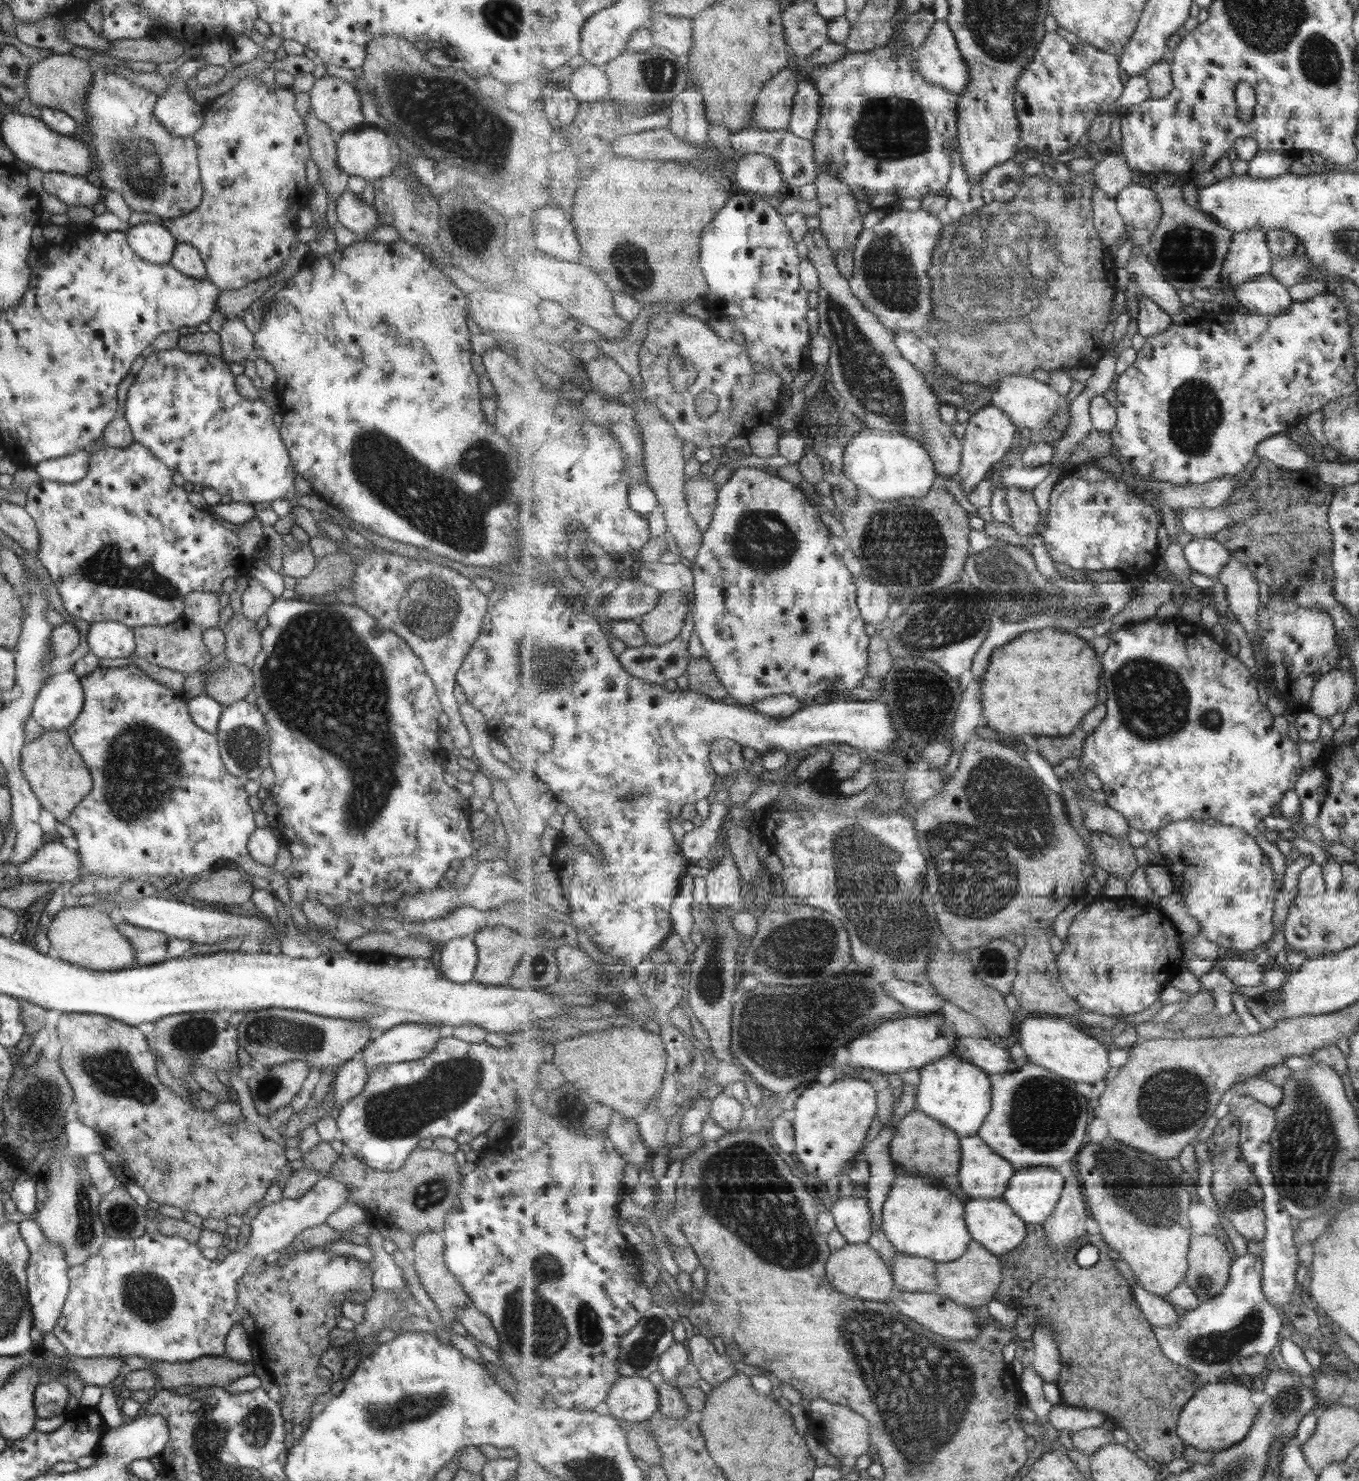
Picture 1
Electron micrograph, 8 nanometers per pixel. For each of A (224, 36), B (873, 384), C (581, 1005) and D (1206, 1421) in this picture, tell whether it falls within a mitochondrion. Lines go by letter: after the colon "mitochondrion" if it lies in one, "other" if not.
A: other
B: mitochondrion
C: other
D: other

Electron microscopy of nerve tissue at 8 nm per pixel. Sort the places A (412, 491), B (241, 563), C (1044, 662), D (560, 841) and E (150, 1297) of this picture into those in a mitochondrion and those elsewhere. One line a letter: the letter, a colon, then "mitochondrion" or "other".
A: mitochondrion
B: other
C: other
D: other
E: mitochondrion

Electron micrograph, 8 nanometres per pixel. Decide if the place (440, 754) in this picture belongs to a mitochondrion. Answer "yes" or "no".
no

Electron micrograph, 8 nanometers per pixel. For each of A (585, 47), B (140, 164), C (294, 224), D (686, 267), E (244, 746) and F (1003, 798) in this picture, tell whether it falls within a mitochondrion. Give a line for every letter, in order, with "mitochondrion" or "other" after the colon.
A: other
B: mitochondrion
C: other
D: other
E: mitochondrion
F: mitochondrion

